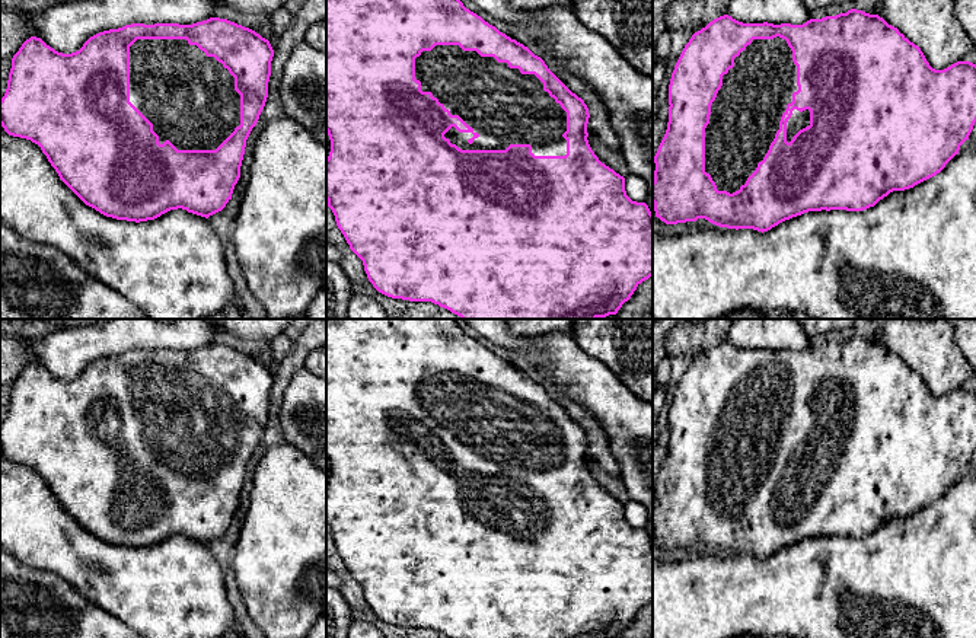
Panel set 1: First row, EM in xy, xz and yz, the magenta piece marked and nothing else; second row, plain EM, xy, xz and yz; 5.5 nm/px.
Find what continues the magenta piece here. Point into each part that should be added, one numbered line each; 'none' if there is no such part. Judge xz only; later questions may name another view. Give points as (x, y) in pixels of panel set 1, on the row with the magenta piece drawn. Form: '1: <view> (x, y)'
1: xz (504, 107)

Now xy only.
1: xy (190, 98)

